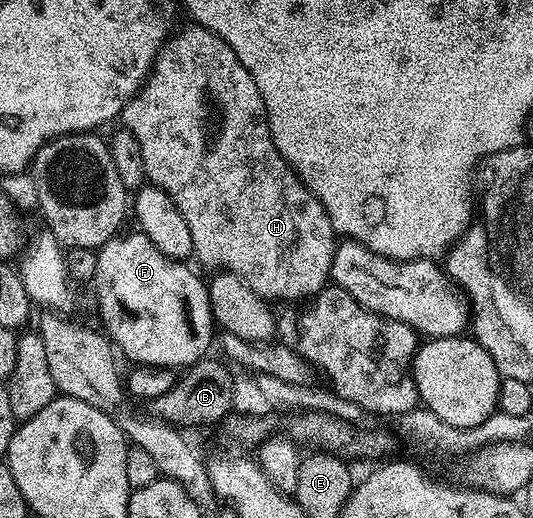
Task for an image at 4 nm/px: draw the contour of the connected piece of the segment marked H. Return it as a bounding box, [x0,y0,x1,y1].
[121,25,337,301]

